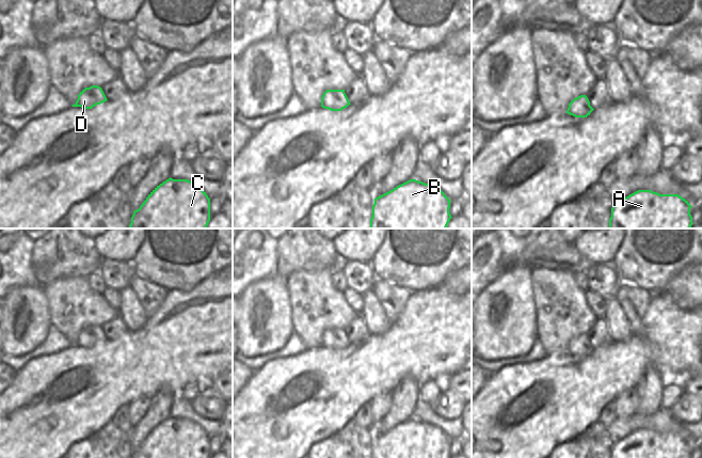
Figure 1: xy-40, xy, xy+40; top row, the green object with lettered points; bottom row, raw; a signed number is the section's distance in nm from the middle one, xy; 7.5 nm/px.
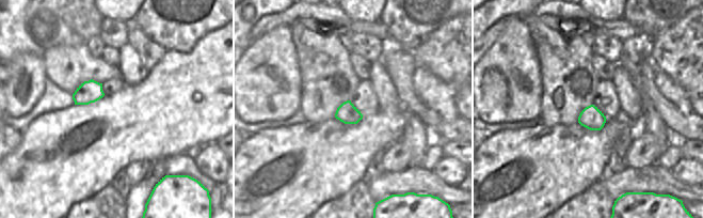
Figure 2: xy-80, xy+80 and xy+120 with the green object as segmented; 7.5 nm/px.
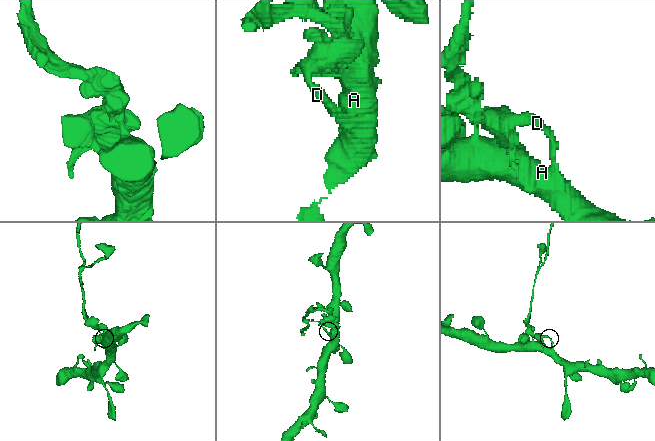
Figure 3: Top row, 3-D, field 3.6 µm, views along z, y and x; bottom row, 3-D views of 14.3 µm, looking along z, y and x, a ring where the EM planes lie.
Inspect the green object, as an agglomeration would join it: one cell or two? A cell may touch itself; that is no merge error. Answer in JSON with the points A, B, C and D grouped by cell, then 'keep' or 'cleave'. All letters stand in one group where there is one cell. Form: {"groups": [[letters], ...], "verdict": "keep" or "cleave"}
{"groups": [["A", "B", "C"], ["D"]], "verdict": "cleave"}

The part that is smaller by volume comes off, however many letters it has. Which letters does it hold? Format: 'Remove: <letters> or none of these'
Remove: D.

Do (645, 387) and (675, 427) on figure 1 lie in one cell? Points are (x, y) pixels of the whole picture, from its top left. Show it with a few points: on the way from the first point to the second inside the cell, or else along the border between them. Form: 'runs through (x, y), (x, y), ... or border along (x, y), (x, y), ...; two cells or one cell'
border along (659, 409), (645, 415), (635, 413); two cells

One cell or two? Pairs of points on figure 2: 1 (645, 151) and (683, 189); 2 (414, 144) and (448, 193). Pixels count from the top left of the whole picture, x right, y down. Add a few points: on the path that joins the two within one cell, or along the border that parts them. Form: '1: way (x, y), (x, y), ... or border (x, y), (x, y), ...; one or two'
1: border (655, 162), (642, 168), (630, 169); two
2: border (409, 166), (421, 167); two

